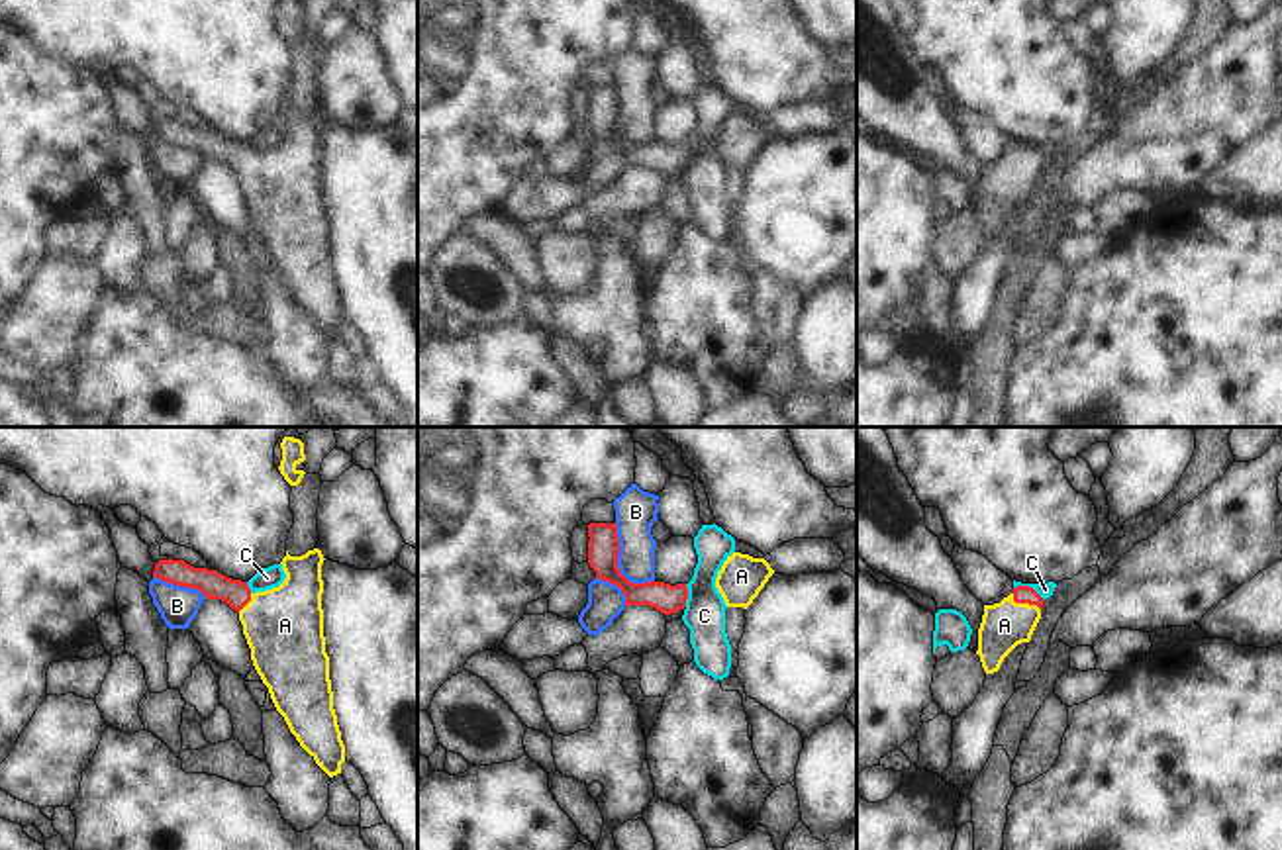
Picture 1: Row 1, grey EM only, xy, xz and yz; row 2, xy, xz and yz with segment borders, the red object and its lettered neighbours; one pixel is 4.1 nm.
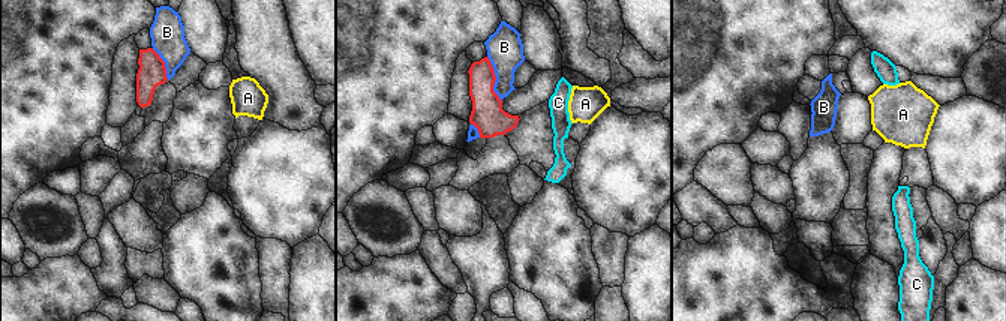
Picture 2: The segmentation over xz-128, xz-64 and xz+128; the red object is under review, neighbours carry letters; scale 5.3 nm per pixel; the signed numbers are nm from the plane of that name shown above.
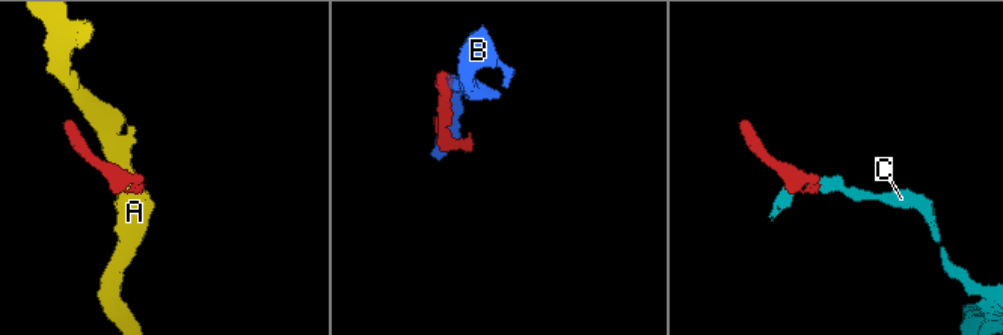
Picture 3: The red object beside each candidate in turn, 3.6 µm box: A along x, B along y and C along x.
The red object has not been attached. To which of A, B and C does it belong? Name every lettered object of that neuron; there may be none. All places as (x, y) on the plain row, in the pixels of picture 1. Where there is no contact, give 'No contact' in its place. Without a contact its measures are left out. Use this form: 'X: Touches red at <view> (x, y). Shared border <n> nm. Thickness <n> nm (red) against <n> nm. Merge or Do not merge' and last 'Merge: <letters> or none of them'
A: Touches red at yz (1024, 163). Shared border 140 nm. Thickness 80 nm (red) against 190 nm. Merge
B: Touches red at xz (616, 124). Shared border 300 nm. Thickness 130 nm (red) against 170 nm. Do not merge
C: Touches red at yz (1028, 147). Shared border 140 nm. Thickness 80 nm (red) against 60 nm. Do not merge
Merge: A

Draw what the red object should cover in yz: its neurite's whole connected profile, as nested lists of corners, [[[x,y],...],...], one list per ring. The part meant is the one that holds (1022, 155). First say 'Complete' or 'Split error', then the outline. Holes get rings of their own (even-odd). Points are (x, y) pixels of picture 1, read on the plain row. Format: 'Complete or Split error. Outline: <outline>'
Split error. Outline: [[[1017,147],[1000,165],[984,166],[976,215],[986,235],[998,233],[1017,206],[1031,202],[1041,170],[1043,159],[1029,147]]]

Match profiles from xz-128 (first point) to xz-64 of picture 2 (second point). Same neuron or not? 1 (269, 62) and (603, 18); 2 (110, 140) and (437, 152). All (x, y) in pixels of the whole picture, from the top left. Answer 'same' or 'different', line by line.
1: same
2: different

